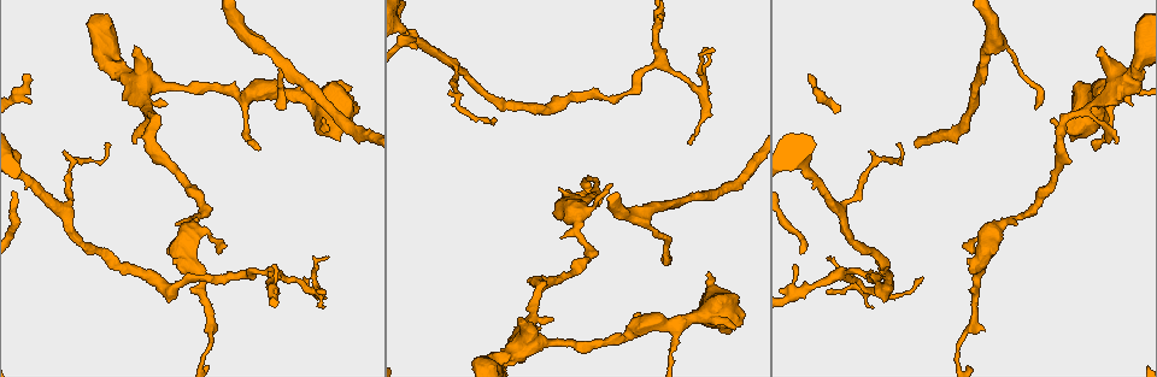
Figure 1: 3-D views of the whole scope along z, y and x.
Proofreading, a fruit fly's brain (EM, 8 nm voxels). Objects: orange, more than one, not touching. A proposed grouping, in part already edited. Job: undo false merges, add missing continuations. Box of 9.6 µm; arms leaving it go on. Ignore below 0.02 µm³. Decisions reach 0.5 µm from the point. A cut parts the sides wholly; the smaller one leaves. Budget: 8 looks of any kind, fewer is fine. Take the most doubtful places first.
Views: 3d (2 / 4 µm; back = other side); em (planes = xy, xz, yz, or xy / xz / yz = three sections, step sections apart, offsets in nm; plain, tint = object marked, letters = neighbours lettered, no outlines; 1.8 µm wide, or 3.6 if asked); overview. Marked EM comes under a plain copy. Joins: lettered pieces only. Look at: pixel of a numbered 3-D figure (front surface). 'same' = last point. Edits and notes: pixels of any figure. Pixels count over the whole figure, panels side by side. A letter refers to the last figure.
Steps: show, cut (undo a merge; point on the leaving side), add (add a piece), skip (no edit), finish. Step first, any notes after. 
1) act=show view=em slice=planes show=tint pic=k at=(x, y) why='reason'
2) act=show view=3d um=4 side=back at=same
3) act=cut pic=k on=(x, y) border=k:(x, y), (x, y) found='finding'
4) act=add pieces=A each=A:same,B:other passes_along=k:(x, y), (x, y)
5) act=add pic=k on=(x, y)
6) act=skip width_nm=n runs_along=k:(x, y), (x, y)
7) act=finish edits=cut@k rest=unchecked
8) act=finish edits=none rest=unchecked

act=show view=3d um=2 pic=1 at=(147, 108) why='arms part here'

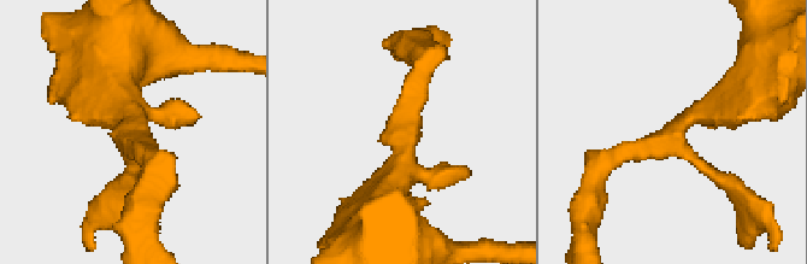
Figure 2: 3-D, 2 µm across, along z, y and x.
act=show view=em slice=xy step=4 show=tint pic=2 at=(131, 132) why='now the EM'

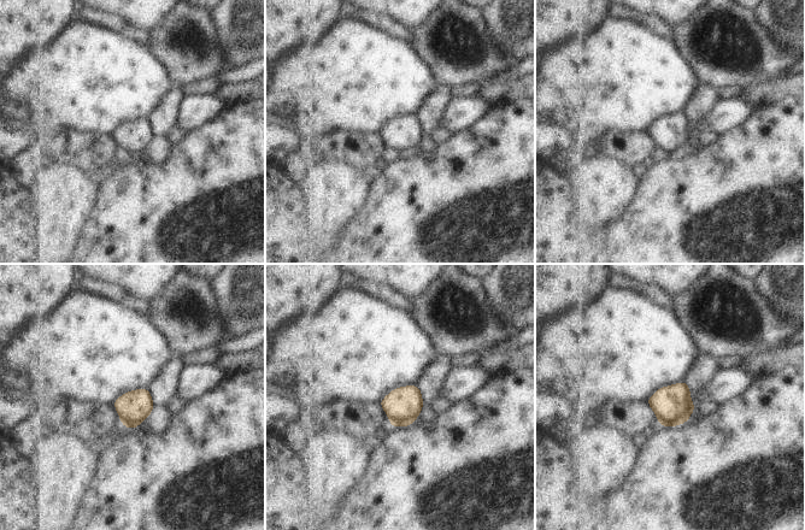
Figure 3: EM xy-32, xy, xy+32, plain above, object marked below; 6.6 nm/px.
act=show view=em slice=xy step=4 show=letters at=same why='what lies round it'

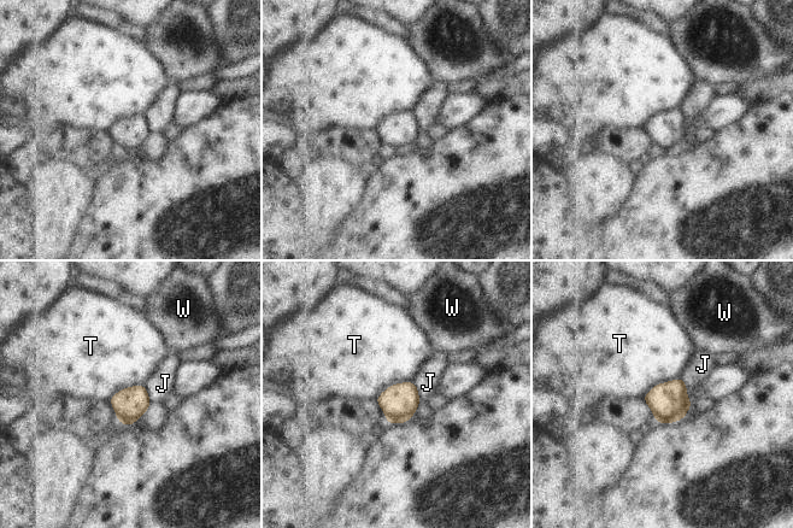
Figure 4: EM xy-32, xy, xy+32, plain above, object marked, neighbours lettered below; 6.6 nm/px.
act=skip each=J:other,T:other,W:other border=4:(413, 381), (389, 385), (375, 399) found='continuous, no second neuron'

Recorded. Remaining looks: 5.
act=show view=3d um=2 pic=1 at=(838, 213) why='abrupt turn'

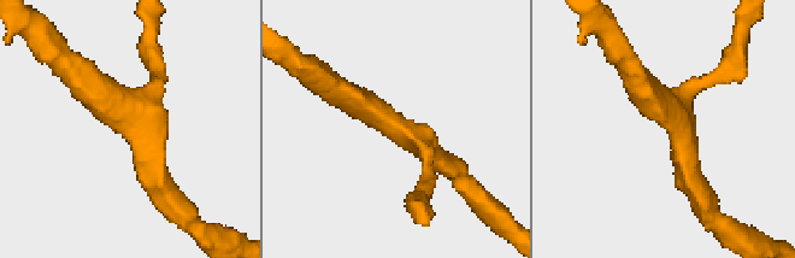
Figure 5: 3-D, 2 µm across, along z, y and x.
act=show view=em slice=yz step=16 show=letters pic=5 at=(673, 116) why='now the EM'

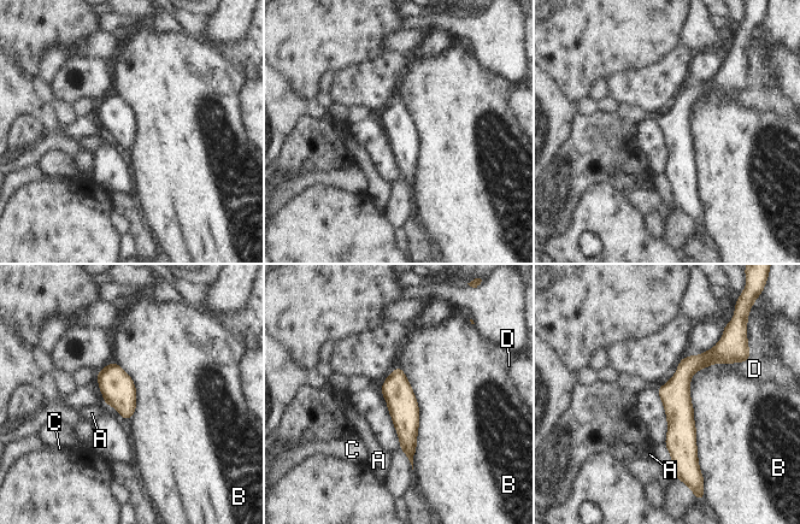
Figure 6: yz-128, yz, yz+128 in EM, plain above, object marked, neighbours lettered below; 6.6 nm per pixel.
act=skip width_nm=190 each=A:other,B:other,C:other,D:other found='all the same neuron'

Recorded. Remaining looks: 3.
act=show view=3d um=2 pic=1 at=(284, 108) why='branch stops here'

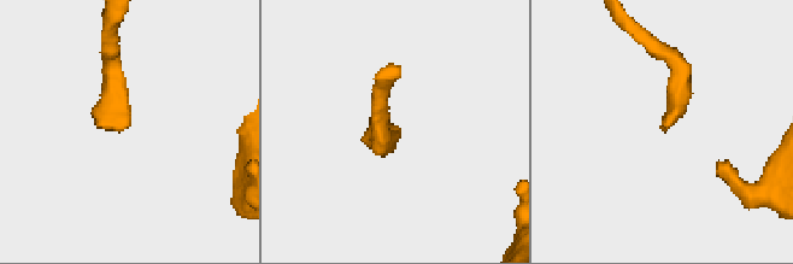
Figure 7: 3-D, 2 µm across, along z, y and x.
act=show view=em slice=planes show=letters pic=7 at=(663, 129) why='need the tissue'

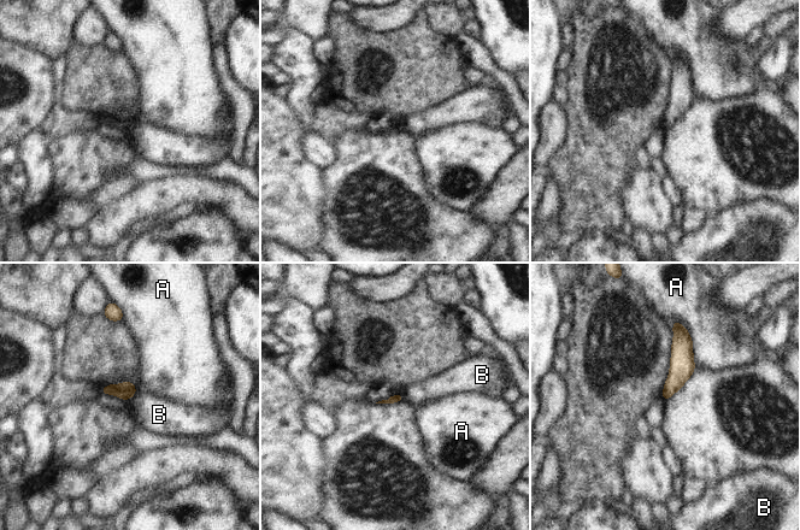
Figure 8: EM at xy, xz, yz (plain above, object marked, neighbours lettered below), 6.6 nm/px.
act=skip each=A:other,B:other found='none of them fits'

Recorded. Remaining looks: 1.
act=finish edits=none rest=unchecked

